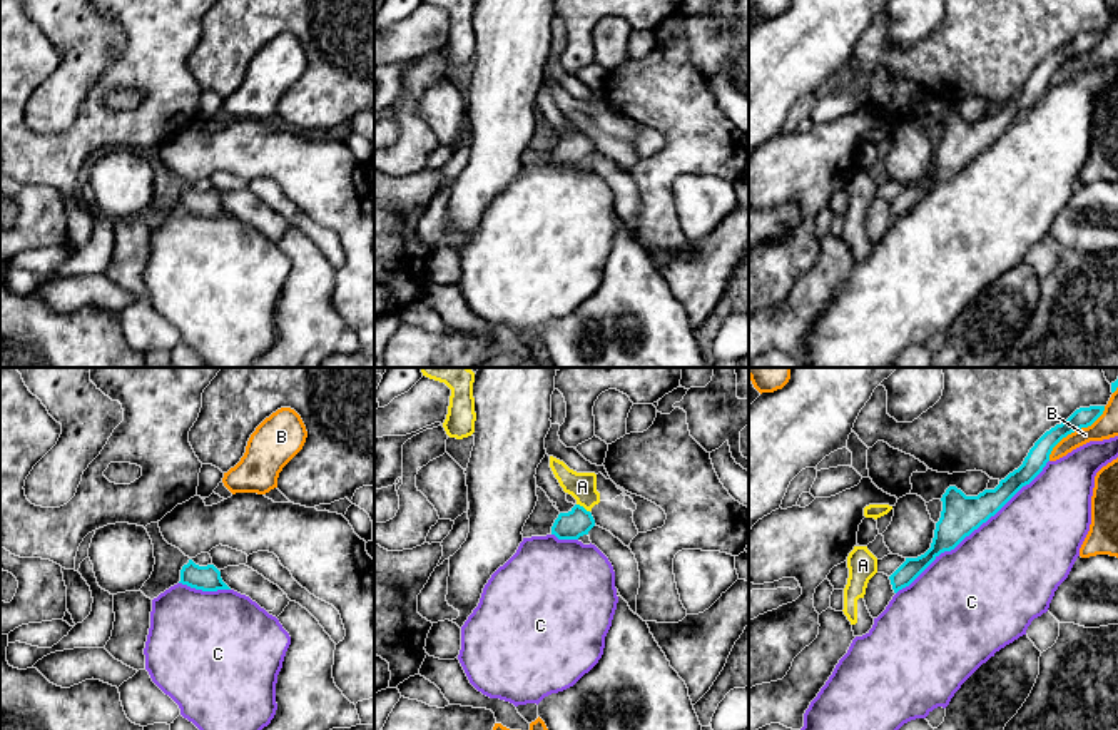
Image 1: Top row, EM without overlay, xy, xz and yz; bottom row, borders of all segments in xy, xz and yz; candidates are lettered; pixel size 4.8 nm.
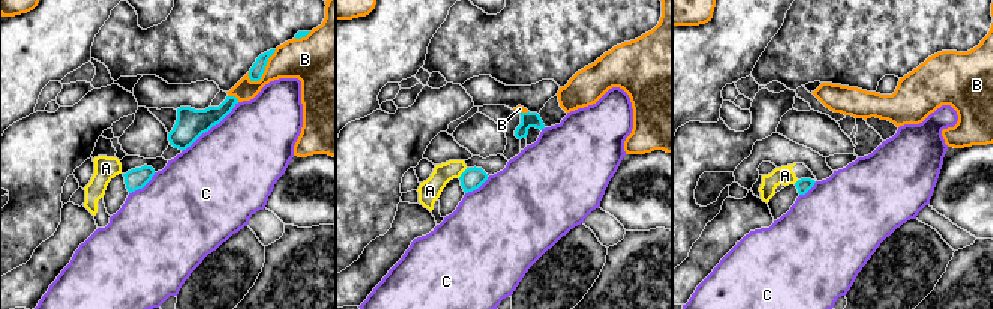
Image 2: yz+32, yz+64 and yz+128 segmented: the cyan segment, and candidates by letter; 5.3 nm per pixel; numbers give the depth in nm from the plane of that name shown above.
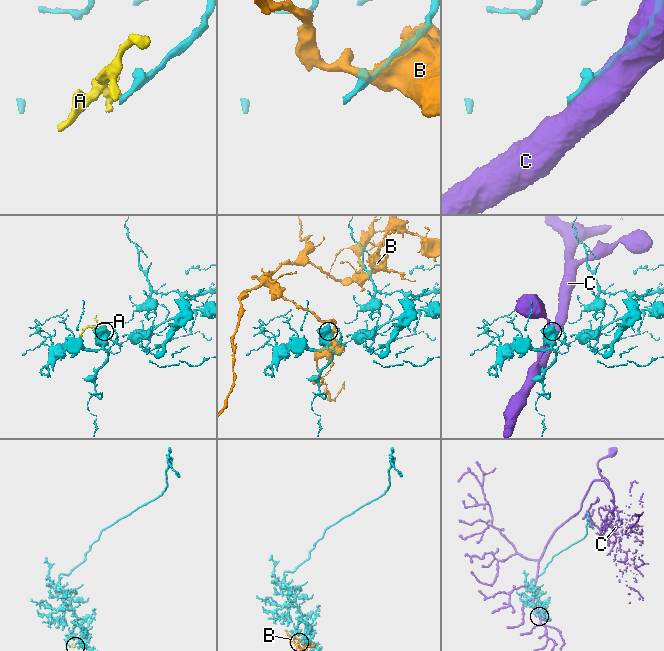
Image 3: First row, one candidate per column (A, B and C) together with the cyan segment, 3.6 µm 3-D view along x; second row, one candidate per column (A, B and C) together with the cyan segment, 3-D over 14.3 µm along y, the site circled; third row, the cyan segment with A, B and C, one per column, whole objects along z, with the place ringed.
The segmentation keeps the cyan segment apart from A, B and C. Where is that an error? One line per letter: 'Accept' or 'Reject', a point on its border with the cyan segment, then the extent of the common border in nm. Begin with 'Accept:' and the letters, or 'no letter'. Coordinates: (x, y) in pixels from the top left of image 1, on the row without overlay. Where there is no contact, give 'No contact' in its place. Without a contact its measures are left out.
Accept: no letter
A: Reject. Touches cyan at xz (582, 132). Shared border 80 nm
B: Reject. Touches cyan at yz (1075, 55). Shared border 380 nm
C: Reject. Touches cyan at yz (973, 156). Shared border 1000 nm

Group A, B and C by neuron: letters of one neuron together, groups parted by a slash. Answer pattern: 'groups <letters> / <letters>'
groups A / B / C

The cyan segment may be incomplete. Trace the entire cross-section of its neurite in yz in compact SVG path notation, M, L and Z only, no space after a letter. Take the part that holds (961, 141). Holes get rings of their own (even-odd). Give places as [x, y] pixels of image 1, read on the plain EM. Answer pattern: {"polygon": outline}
{"polygon": "M1105 32L1076 35L1066 47L1046 57L1029 75L1023 90L1009 99L994 115L966 122L956 112L943 120L943 137L936 149L931 174L906 187L889 202L894 219L909 212L941 179L954 175L966 162L994 142L1023 112L1029 110L1049 87L1053 74L1068 60L1091 52Z"}

